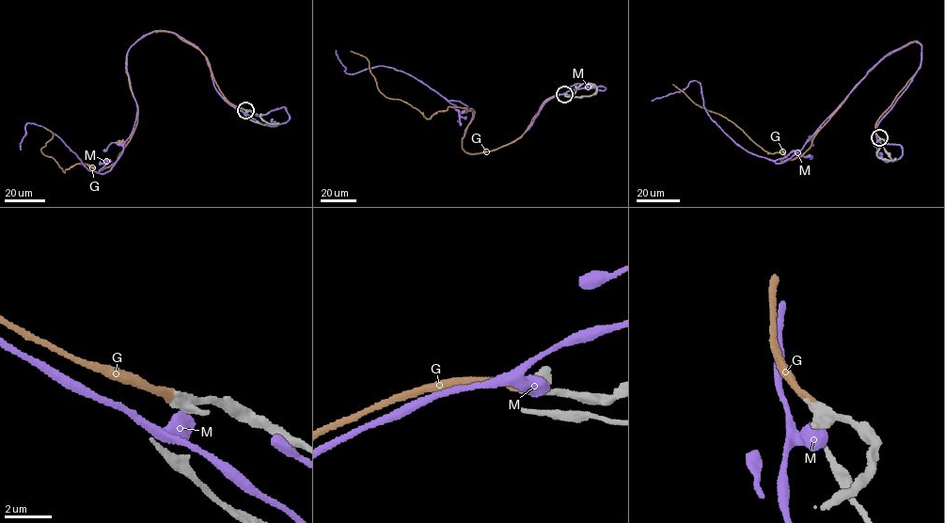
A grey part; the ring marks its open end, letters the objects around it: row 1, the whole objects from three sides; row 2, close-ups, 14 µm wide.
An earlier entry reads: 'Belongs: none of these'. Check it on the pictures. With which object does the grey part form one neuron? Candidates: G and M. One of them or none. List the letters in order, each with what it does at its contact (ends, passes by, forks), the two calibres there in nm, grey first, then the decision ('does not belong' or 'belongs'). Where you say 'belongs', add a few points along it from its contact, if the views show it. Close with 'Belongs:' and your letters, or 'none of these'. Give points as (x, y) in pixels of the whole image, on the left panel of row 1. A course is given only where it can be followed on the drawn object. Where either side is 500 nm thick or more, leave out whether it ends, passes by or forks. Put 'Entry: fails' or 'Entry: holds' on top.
Entry: fails
G: it ends | 440/360 nm | belongs | via (245, 110), (201, 51), (154, 31), (128, 50), (137, 119), (117, 162), (63, 172), (40, 150), (43, 127)
M: 700/600 nm | does not belong
Belongs: G

